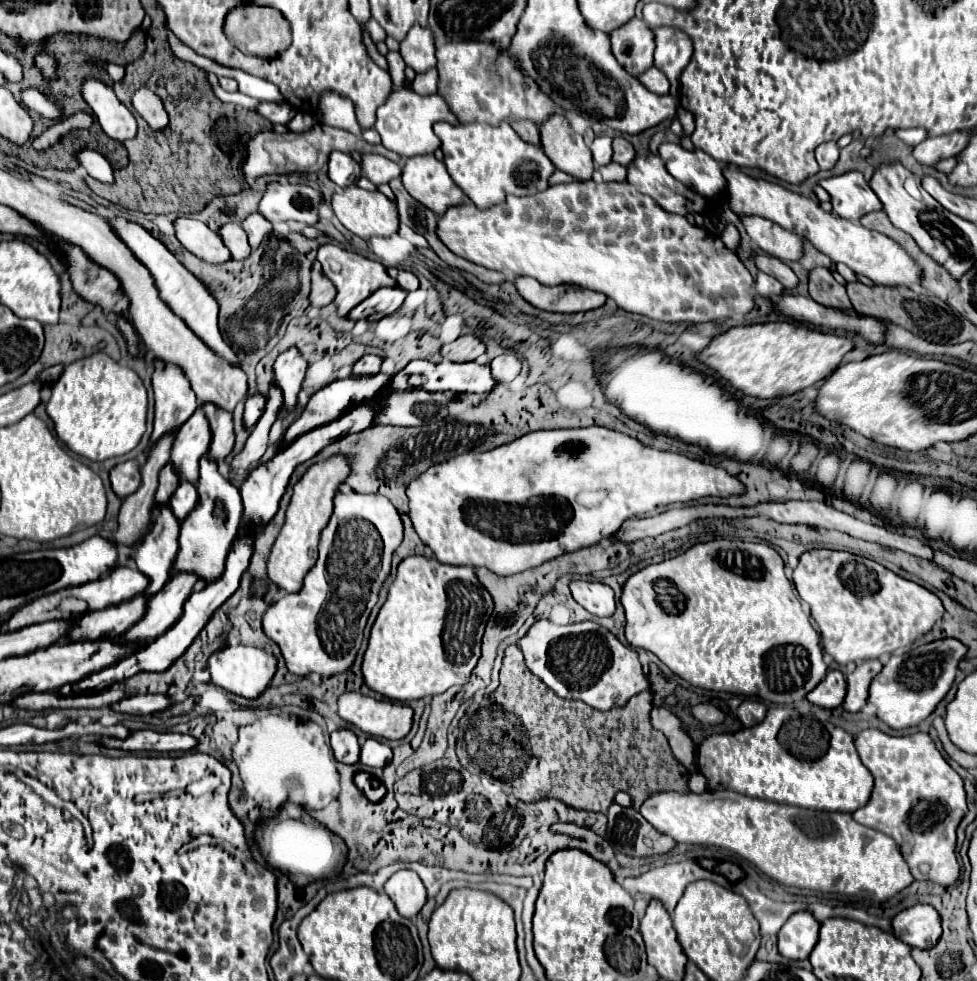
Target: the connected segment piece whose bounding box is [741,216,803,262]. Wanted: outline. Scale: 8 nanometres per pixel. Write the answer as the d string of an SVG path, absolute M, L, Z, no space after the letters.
M741 218L747 234L751 236L753 244L761 250L765 250L765 254L769 256L775 256L779 260L801 260L803 258L803 240L785 230L785 228L779 228L777 224L771 224L769 220L763 220L763 218Z

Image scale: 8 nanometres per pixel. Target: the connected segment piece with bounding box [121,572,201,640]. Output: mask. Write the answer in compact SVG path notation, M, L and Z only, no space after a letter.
M177 572L171 580L149 598L147 616L135 624L121 640L151 640L167 632L183 614L183 604L201 578L195 572Z

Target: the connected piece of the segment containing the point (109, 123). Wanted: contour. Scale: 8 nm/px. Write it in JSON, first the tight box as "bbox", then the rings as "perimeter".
{"bbox":[83,80,137,140],"perimeter":[[[85,80],[83,98],[93,108],[101,128],[113,140],[131,140],[137,132],[133,114],[117,100],[115,92],[97,80]]]}

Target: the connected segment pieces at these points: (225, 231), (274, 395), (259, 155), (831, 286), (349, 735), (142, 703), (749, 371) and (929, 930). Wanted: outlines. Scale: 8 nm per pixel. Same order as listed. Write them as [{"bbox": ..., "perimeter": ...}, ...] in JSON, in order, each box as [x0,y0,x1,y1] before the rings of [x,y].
[{"bbox":[219,224,251,260],"perimeter":[[[225,224],[219,230],[219,236],[235,260],[243,260],[251,254],[251,246],[247,244],[247,234],[239,224]]]},{"bbox":[233,386,283,470],"perimeter":[[[271,386],[271,392],[269,392],[269,398],[267,398],[267,408],[263,412],[263,416],[259,418],[259,422],[255,424],[243,452],[239,456],[235,456],[233,460],[233,470],[237,468],[247,468],[251,466],[253,462],[257,462],[265,450],[267,450],[267,440],[269,440],[269,430],[273,426],[273,422],[277,420],[277,414],[279,414],[279,404],[283,404],[283,398],[279,396],[279,388]]]},{"bbox":[243,132,277,182],"perimeter":[[[259,132],[257,136],[253,136],[247,142],[247,160],[243,164],[243,174],[249,182],[259,176],[267,176],[267,174],[277,172],[277,168],[271,164],[269,154],[263,148],[265,140],[269,140],[269,138],[275,138],[275,134],[273,132]]]},{"bbox":[809,268,853,308],"perimeter":[[[815,268],[809,276],[809,296],[819,304],[835,308],[853,308],[843,284],[839,284],[829,268]]]},{"bbox":[331,730,359,764],"perimeter":[[[335,730],[331,734],[331,748],[339,762],[343,764],[359,762],[359,742],[351,730]]]},{"bbox":[111,694,175,714],"perimeter":[[[145,694],[145,696],[131,696],[127,700],[121,700],[119,704],[113,704],[111,708],[117,712],[127,712],[127,714],[155,714],[171,708],[175,704],[173,696],[161,696],[161,694]]]},{"bbox":[697,320,853,398],"perimeter":[[[785,320],[735,326],[711,338],[711,342],[697,354],[697,360],[713,368],[733,388],[755,398],[777,398],[799,392],[807,386],[819,386],[839,364],[853,342],[845,336],[823,334],[809,330],[803,324]]]},{"bbox":[891,904,941,948],"perimeter":[[[917,904],[899,912],[891,926],[895,938],[911,948],[935,948],[937,938],[941,936],[939,914],[935,908],[929,908],[929,904]]]}]

